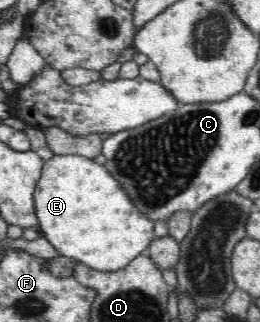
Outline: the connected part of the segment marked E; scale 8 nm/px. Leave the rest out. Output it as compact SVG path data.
M54 155L42 163L42 177L34 185L33 204L38 228L42 236L64 257L98 271L118 271L125 267L136 255L145 255L146 249L155 239L155 222L143 217L138 211L132 211L132 203L124 197L124 191L108 179L106 169L100 163L79 155Z

